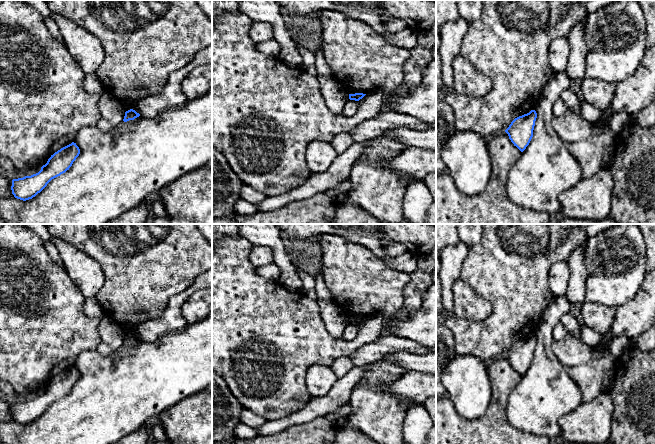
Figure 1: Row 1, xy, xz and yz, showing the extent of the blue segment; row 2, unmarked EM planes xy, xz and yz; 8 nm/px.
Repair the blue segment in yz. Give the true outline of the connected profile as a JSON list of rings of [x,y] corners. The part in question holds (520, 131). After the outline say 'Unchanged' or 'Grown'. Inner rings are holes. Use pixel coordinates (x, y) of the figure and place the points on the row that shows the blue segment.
[[[531,110],[529,113],[515,118],[505,130],[511,142],[521,152],[526,149],[533,137],[536,118],[536,111]]]. Unchanged

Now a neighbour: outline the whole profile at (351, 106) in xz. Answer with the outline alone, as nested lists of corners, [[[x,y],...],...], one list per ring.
[[[349,99],[344,106],[342,115],[346,117],[351,117],[355,115],[357,111],[358,111],[358,101]]]

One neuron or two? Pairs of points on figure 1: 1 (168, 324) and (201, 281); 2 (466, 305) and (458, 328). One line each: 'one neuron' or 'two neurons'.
1: one neuron
2: two neurons

